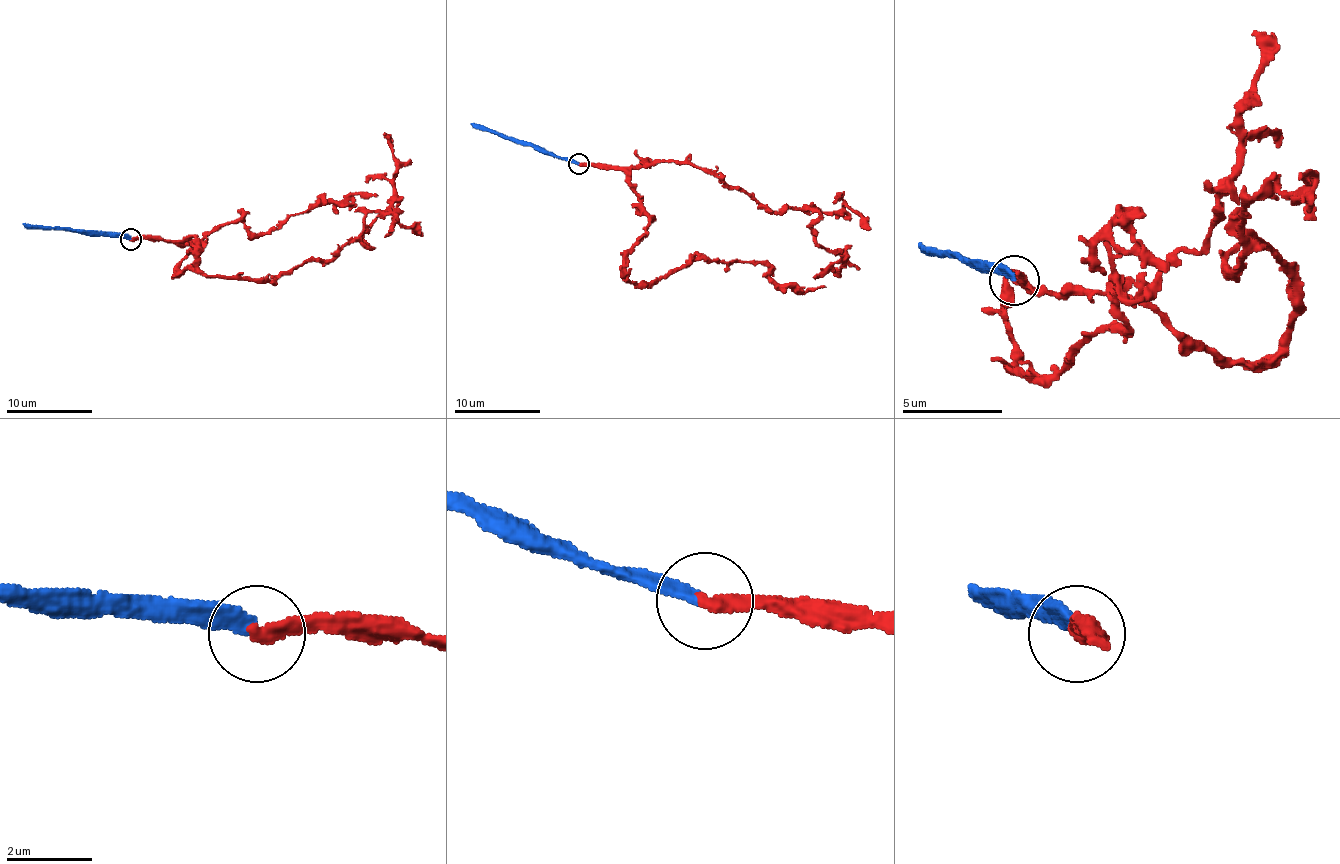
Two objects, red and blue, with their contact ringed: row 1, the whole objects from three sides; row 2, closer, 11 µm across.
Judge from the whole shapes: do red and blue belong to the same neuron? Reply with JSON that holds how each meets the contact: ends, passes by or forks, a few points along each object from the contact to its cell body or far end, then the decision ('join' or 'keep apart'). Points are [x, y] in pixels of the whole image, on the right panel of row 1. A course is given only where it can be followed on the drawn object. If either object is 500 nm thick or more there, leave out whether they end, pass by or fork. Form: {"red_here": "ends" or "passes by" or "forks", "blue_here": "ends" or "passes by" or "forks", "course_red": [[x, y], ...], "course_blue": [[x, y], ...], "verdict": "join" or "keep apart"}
{"red_here": "ends", "blue_here": "ends", "course_red": [[1015, 279], [1020, 374], [1125, 329], [1120, 284], [1130, 299], [1195, 254], [1235, 169], [1255, 29]], "course_blue": [[1015, 279], [955, 254], [930, 254], [920, 244]], "verdict": "keep apart"}

